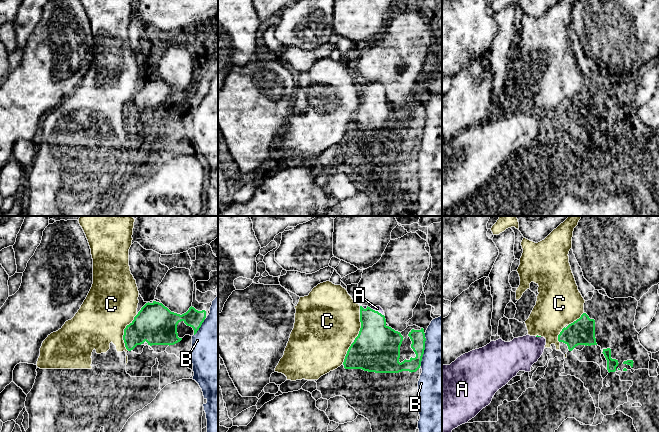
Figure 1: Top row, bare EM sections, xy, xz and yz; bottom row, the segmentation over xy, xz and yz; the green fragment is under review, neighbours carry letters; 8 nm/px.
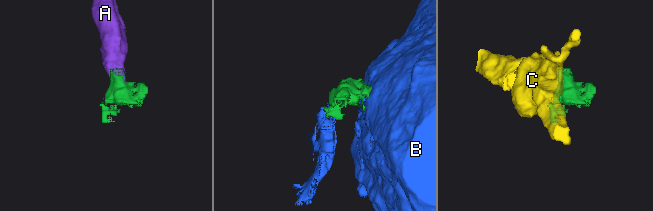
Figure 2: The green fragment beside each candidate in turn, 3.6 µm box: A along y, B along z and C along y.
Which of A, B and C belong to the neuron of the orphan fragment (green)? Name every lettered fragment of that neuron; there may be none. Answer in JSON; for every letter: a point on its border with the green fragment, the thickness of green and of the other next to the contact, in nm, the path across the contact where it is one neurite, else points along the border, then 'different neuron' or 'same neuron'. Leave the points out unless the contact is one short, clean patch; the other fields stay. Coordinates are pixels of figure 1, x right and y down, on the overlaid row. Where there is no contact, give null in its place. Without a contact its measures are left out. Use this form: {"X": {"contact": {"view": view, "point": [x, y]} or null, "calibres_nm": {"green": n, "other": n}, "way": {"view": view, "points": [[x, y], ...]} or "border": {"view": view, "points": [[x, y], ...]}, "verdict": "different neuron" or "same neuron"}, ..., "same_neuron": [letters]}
{"A": {"contact": {"view": "xz", "point": [377, 311]}, "calibres_nm": {"green": 320, "other": 50}, "way": {"view": "xz", "points": [[376, 342], [377, 311], [377, 308]]}, "verdict": "same neuron"}, "B": {"contact": {"view": "xz", "point": [424, 349]}, "calibres_nm": {"green": 120, "other": 320}, "border": {"view": "xz", "points": [[425, 333], [425, 349], [420, 365]]}, "verdict": "different neuron"}, "C": {"contact": {"view": "xy", "point": [124, 332]}, "calibres_nm": {"green": 300, "other": 420}, "verdict": "different neuron"}, "same_neuron": ["A"]}

